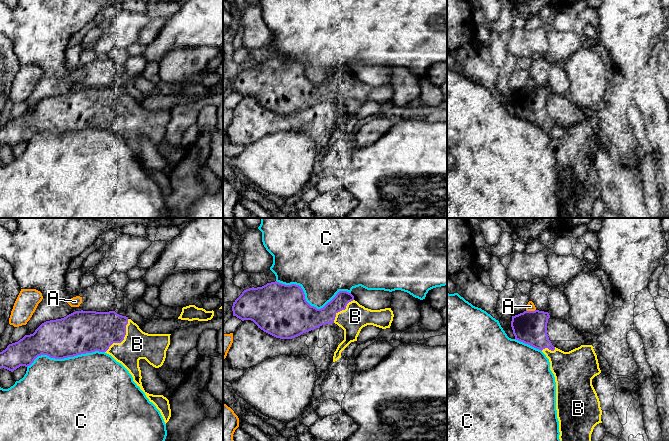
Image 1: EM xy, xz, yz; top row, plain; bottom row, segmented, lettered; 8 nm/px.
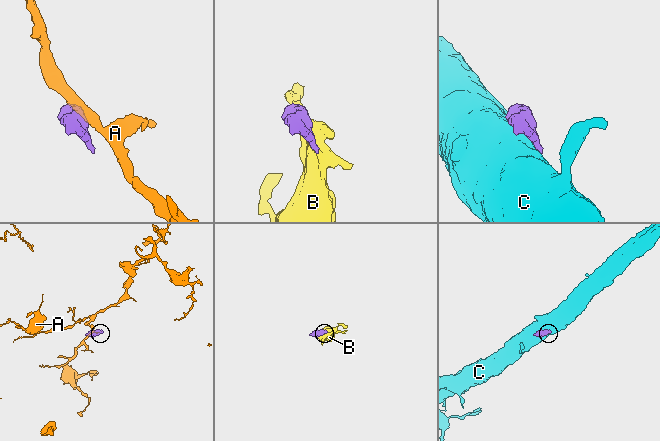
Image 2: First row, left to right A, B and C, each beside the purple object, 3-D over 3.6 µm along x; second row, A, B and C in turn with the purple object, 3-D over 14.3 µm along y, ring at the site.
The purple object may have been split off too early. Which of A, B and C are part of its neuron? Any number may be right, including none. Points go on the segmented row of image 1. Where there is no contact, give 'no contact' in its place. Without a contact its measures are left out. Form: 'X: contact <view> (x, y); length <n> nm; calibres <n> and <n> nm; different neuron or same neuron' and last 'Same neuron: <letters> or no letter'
A: contact yz (531, 311); length 80 nm; calibres 280 and 70 nm; different neuron
B: contact xy (123, 339); length 320 nm; calibres 320 and 220 nm; same neuron
C: contact xz (309, 304); length 600 nm; calibres 420 and 360 nm; different neuron
Same neuron: B

